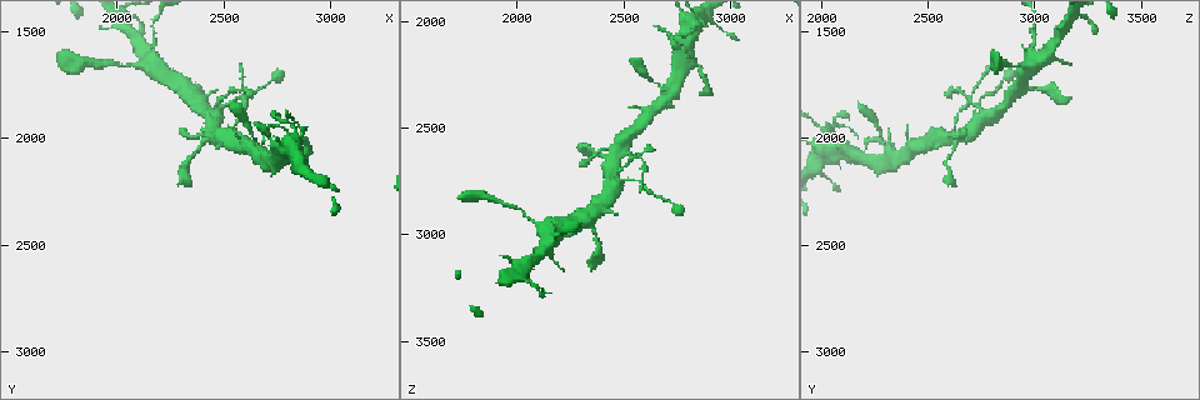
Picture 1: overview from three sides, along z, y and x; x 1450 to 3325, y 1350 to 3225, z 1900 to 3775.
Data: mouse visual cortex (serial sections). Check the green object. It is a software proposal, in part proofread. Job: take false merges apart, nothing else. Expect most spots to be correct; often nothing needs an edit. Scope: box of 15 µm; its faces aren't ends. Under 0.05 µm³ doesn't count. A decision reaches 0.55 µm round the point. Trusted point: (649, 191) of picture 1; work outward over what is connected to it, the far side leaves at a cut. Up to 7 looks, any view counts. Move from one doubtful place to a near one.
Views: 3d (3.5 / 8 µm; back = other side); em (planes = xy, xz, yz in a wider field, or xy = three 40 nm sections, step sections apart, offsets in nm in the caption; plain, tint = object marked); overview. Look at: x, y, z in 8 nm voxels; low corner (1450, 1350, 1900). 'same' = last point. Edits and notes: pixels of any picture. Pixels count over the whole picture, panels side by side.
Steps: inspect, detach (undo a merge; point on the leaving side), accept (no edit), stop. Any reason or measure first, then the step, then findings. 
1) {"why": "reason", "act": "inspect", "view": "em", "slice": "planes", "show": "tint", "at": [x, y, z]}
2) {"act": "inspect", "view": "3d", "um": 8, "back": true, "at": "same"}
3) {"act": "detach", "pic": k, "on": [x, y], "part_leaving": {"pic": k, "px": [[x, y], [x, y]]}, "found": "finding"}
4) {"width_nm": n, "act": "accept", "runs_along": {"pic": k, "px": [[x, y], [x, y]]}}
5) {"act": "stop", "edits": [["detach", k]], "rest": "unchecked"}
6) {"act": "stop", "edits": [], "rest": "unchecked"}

{"why": "small branch off a trunk", "act": "inspect", "view": "3d", "um": 3.5, "at": [2420, 2010, 2640]}

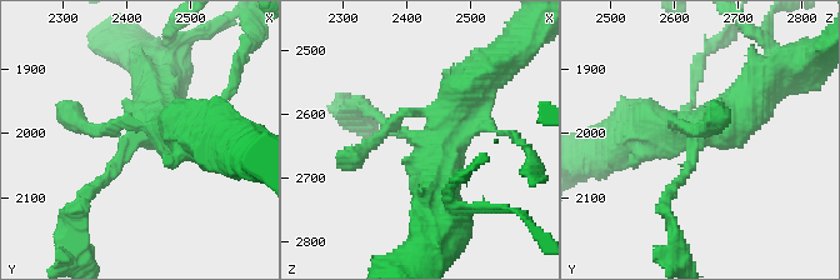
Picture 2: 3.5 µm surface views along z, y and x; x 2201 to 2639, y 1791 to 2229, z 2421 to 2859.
{"act": "inspect", "view": "em", "slice": "xy", "step": 2, "show": "tint", "at": [2415, 2005, 2645]}

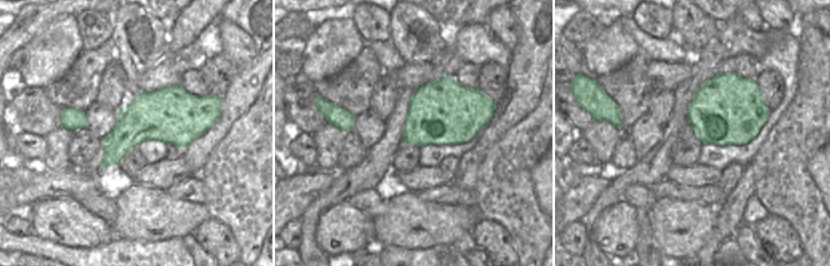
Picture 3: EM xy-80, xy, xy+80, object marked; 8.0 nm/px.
{"act": "inspect", "view": "em", "slice": "xy", "step": 3, "show": "tint", "at": "same"}

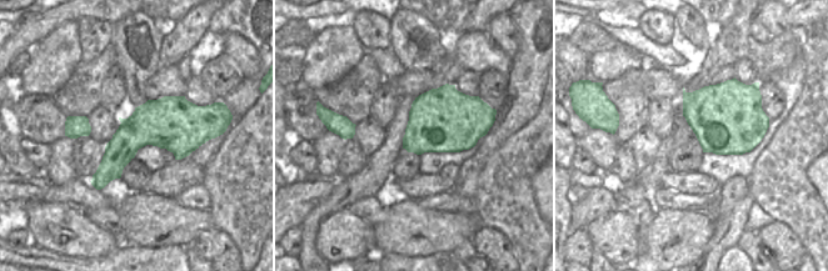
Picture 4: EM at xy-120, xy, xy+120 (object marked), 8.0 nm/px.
{"act": "accept", "runs_along": {"pic": 2, "px": [[771, 80], [730, 123], [638, 134]]}, "found": "one cell here"}

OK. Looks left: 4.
{"why": "thin neck", "act": "inspect", "view": "3d", "um": 3.5, "at": [2860, 2040, 2200]}

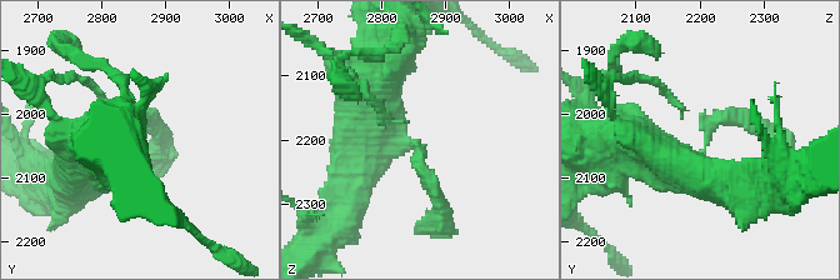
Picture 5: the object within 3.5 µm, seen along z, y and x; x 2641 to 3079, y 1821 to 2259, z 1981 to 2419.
{"arm_widths_nm": [200, 450], "why": "now the EM", "act": "inspect", "view": "em", "slice": "xy", "step": 2, "show": "tint", "at": [2850, 2045, 2205]}

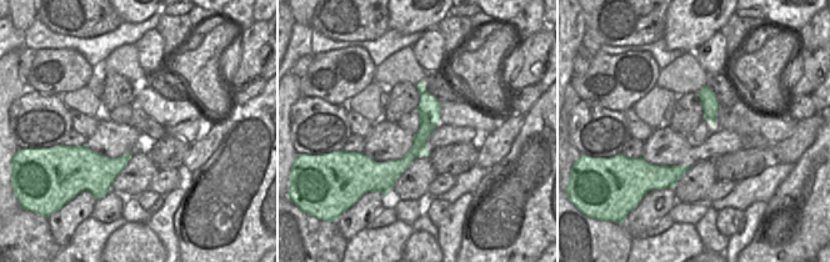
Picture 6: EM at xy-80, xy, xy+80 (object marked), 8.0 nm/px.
{"act": "accept", "runs_along": {"pic": 6, "px": [[421, 86], [420, 146], [393, 170], [365, 170]]}, "found": "all the same cell"}

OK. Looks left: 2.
{"why": "four-way junction", "act": "inspect", "view": "3d", "um": 8, "at": [2130, 1650, 2970]}

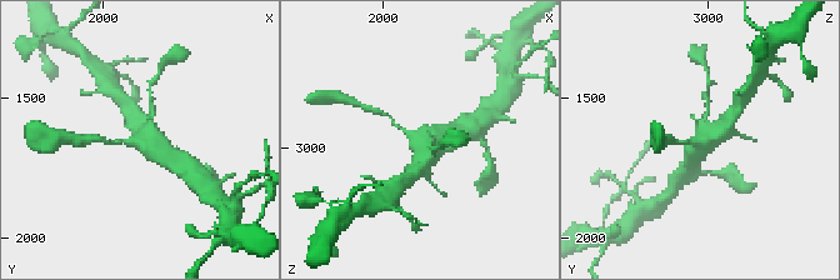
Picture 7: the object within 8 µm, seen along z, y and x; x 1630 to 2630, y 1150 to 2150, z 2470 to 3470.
{"why": "need the tissue", "act": "inspect", "view": "em", "slice": "planes", "show": "tint", "at": [2120, 1660, 2970]}

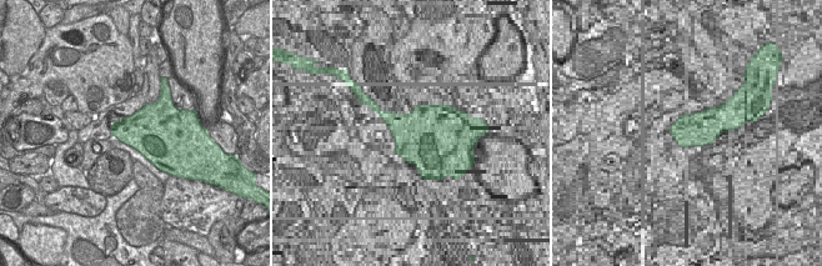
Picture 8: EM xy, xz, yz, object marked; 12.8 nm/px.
{"width_nm": 600, "act": "accept", "runs_along": {"pic": 7, "px": [[176, 160], [148, 140], [138, 120]]}, "found": "one cell here"}

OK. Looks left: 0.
{"act": "stop", "edits": [], "rest": "unchecked"}

